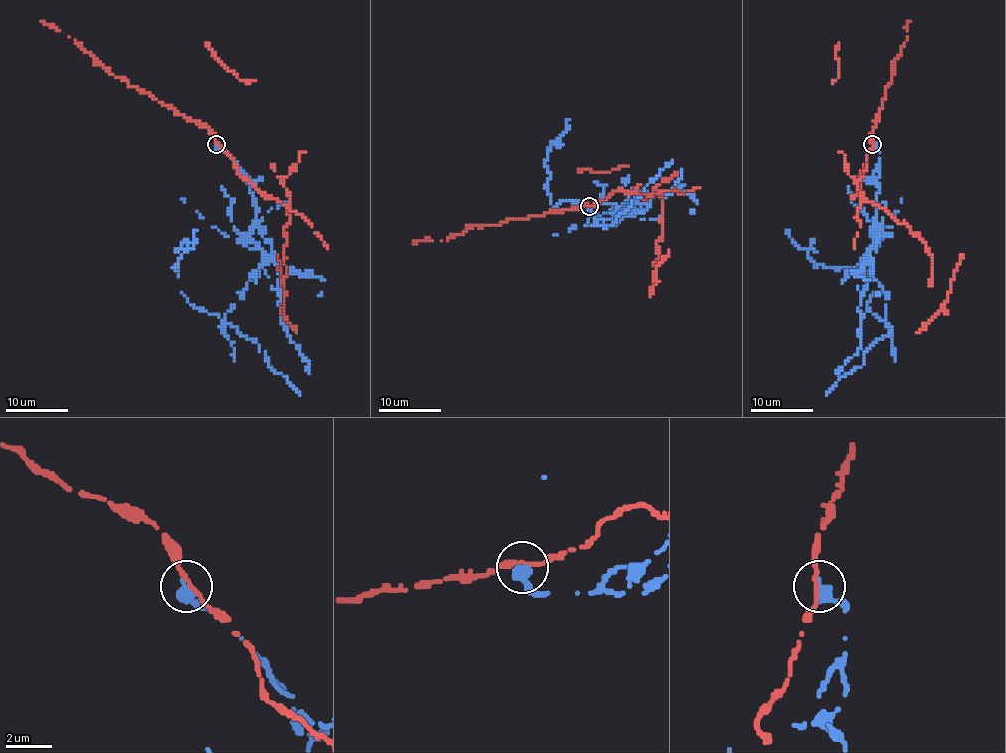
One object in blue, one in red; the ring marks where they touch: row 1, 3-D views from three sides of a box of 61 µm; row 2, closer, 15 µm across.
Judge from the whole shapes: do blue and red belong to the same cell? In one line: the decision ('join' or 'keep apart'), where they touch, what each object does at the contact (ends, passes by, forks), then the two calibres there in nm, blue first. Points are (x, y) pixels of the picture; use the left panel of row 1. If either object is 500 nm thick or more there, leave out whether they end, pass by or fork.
keep apart | (216, 144) | blue ends | red passes by | 480/190 nm

